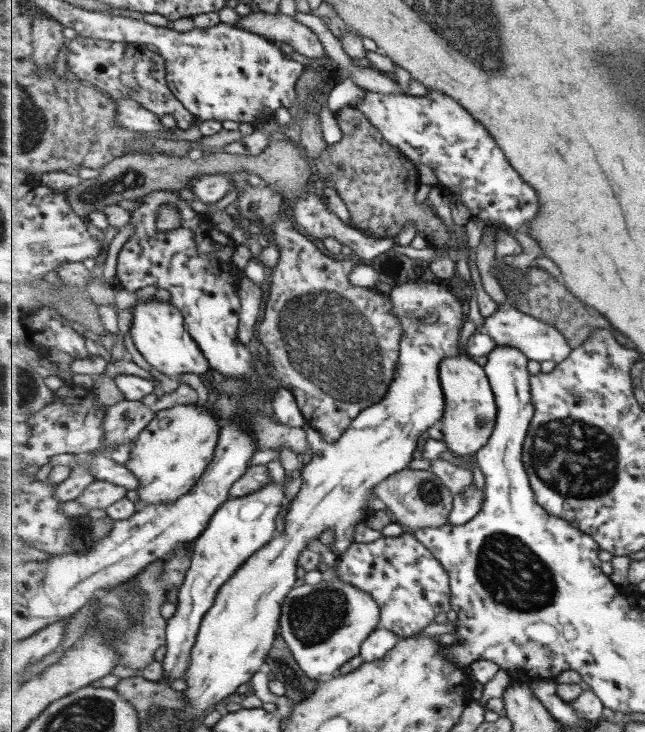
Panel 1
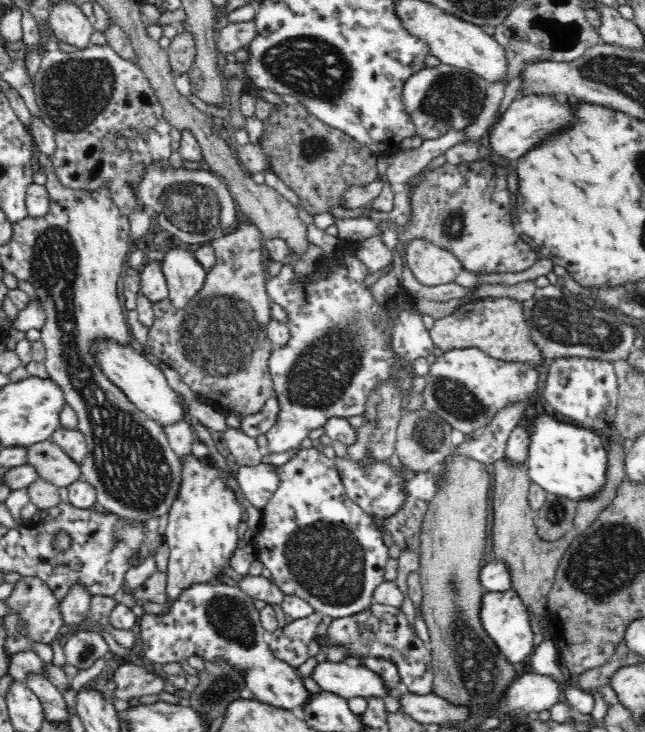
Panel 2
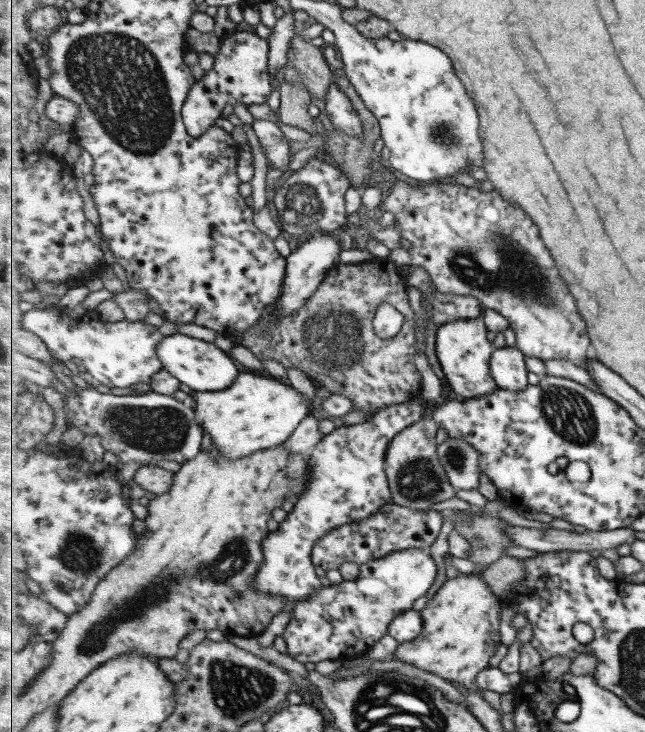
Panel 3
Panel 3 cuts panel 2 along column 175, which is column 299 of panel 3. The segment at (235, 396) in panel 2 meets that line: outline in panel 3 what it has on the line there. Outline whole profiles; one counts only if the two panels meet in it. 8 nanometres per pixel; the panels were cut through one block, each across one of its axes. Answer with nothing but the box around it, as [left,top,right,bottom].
[243,258,422,414]

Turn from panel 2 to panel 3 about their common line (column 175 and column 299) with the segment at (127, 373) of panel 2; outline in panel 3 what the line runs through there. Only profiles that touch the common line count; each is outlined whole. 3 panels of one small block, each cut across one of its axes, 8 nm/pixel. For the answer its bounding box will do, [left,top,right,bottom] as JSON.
[190,370,318,459]

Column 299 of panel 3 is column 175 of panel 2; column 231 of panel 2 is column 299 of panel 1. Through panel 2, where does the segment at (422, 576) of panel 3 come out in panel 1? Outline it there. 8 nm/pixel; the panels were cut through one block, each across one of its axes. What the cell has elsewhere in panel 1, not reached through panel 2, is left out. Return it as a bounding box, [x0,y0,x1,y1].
[280,579,381,681]

